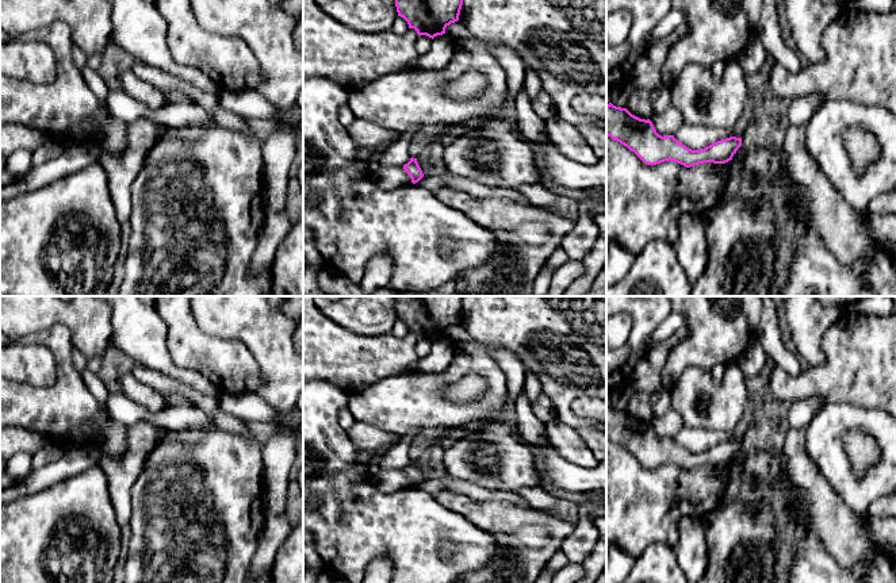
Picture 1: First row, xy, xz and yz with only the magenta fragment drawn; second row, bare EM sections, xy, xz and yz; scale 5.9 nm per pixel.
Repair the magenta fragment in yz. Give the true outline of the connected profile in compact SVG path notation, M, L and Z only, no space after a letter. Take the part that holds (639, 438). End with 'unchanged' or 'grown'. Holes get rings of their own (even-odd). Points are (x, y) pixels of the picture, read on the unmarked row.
M612 406L606 409L606 438L627 449L647 468L665 464L674 464L686 471L704 465L725 467L742 449L742 441L730 440L704 452L692 453L674 438L659 438L650 422L640 422Z; unchanged

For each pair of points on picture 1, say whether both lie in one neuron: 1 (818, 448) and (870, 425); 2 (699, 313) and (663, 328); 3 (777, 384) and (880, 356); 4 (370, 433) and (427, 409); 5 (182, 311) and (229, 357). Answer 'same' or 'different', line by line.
1: same
2: different
3: same
4: different
5: same

